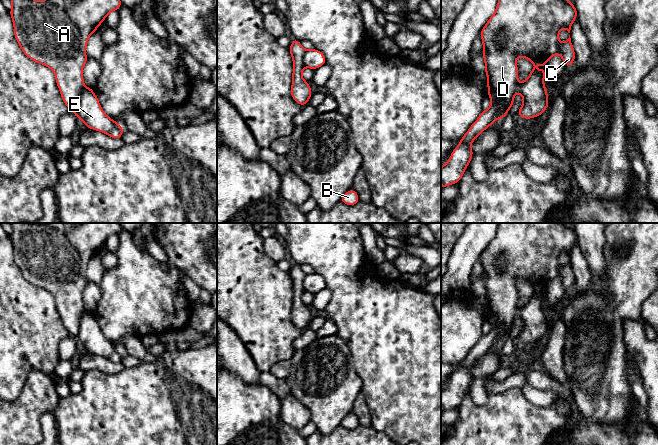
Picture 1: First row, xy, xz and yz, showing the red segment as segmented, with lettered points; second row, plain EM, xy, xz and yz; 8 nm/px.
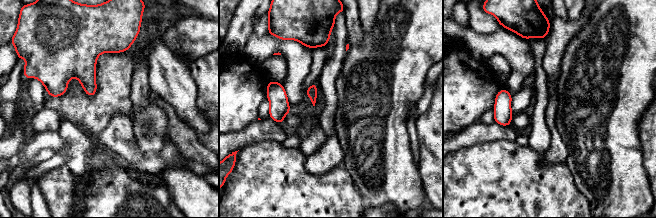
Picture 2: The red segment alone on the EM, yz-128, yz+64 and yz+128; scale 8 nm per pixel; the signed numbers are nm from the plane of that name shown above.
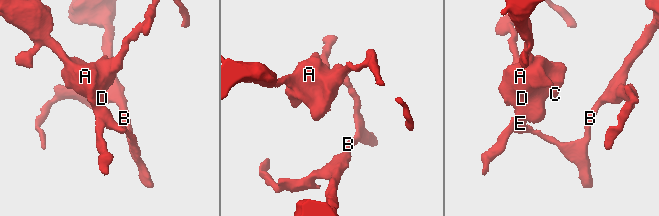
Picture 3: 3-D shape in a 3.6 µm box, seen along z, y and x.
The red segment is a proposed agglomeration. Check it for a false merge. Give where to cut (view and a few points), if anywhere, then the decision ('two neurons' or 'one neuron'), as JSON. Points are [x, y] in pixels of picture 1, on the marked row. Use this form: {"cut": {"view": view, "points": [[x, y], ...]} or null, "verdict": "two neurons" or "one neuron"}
{"cut": {"view": "xy", "points": [[85, 87], [80, 96], [79, 108], [75, 113]]}, "verdict": "two neurons"}

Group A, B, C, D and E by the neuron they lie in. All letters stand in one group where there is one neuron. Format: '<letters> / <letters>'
A C D / B E

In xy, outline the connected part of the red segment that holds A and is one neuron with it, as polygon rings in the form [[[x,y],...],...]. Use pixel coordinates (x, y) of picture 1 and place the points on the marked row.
[[[10,0],[12,9],[9,11],[13,26],[14,36],[23,53],[31,60],[49,67],[55,74],[56,83],[65,105],[71,112],[78,111],[80,96],[85,88],[83,80],[83,67],[88,58],[86,45],[89,37],[99,25],[105,21],[107,15],[121,7],[120,0]]]

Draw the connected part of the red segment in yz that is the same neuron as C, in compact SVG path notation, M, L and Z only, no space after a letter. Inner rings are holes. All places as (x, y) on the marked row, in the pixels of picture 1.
M498 0L494 14L480 33L488 90L493 91L497 98L491 102L487 110L481 112L478 119L460 139L460 144L451 152L450 159L441 167L441 188L460 181L473 156L470 145L479 134L494 124L495 113L499 106L504 106L508 110L512 107L517 92L523 97L517 116L531 119L540 116L548 108L548 94L544 85L546 64L555 54L559 54L568 67L575 61L570 35L560 44L559 32L565 28L570 33L576 18L577 10L568 0ZM518 56L528 59L533 64L530 75L521 84L518 83L516 63Z

